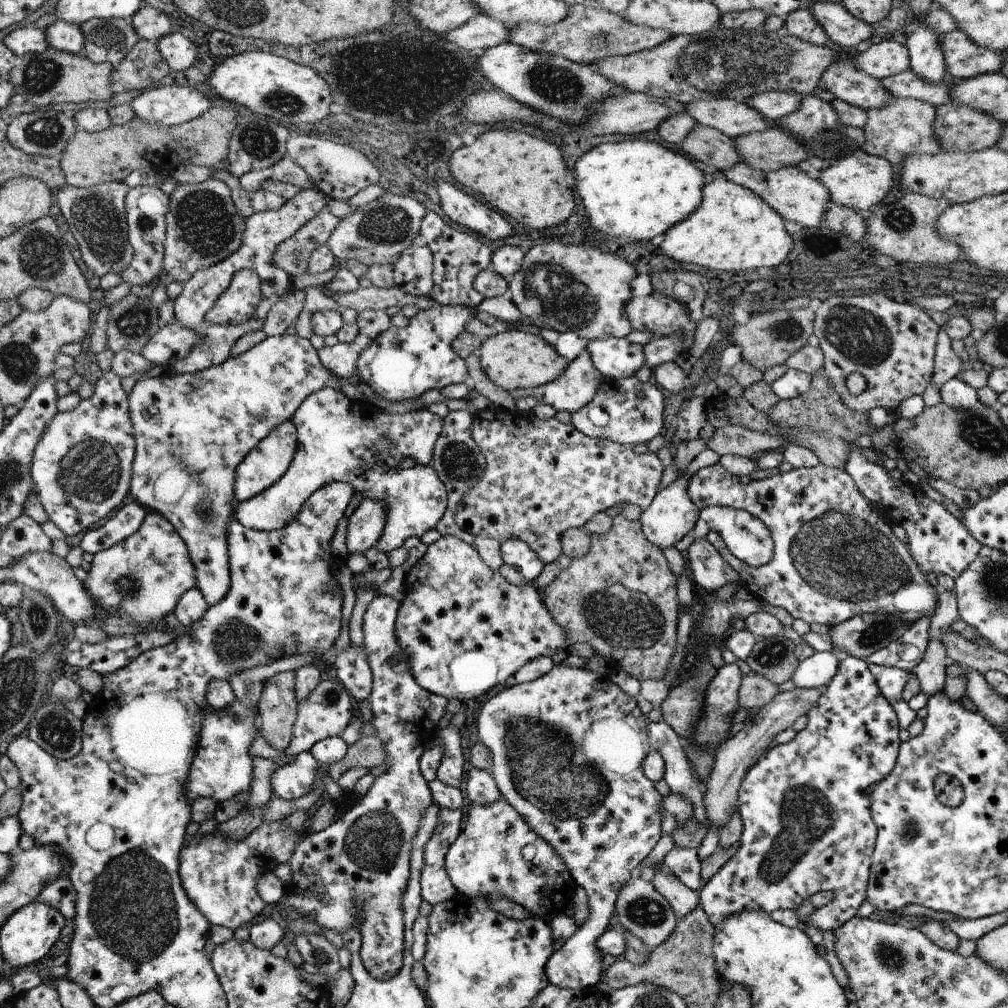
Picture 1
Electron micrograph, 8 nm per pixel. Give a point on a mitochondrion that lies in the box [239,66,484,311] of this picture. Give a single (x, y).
(386, 225)

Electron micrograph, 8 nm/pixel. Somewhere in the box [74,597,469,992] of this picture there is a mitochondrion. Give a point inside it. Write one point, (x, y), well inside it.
(133, 904)

